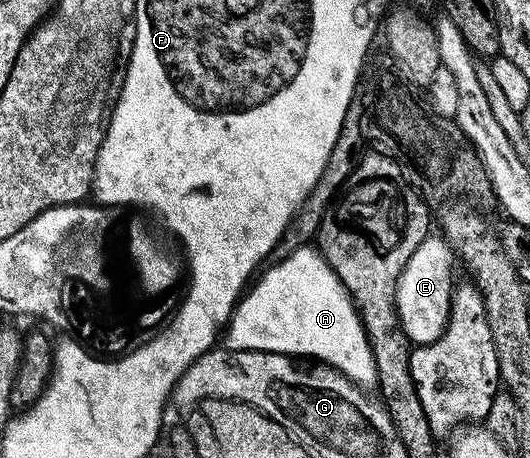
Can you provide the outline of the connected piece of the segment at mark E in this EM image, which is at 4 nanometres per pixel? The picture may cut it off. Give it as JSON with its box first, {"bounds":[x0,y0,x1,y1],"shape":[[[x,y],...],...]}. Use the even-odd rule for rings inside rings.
{"bounds":[396,234,458,345],"shape":[[[429,234],[418,250],[410,254],[410,262],[406,262],[396,284],[396,313],[400,319],[400,328],[413,345],[429,344],[444,333],[452,309],[452,267],[455,264],[458,264],[458,256],[452,245],[440,234]]]}

